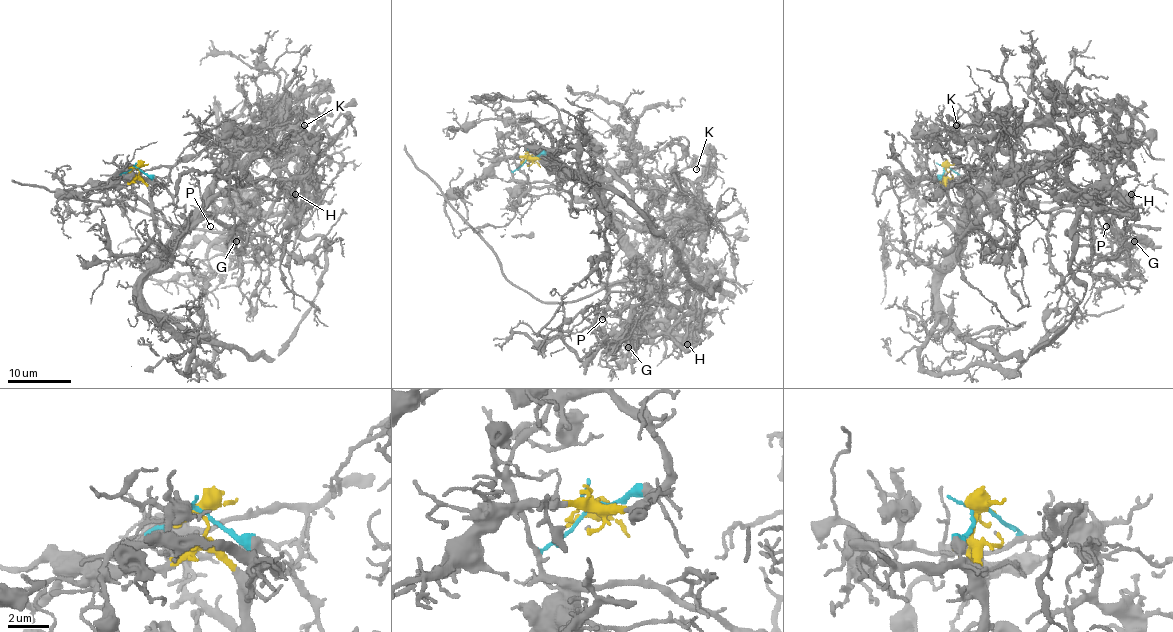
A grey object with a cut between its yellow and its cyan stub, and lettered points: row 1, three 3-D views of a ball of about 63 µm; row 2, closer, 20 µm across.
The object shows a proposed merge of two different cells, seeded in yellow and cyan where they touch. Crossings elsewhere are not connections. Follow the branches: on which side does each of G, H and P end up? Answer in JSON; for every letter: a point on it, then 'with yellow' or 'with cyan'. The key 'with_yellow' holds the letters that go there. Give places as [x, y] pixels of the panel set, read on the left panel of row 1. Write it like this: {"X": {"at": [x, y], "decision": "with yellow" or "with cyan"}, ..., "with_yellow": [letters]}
{"G": {"at": [236, 241], "decision": "with yellow"}, "H": {"at": [295, 194], "decision": "with yellow"}, "P": {"at": [210, 226], "decision": "with yellow"}, "with_yellow": ["G", "H", "P"]}

